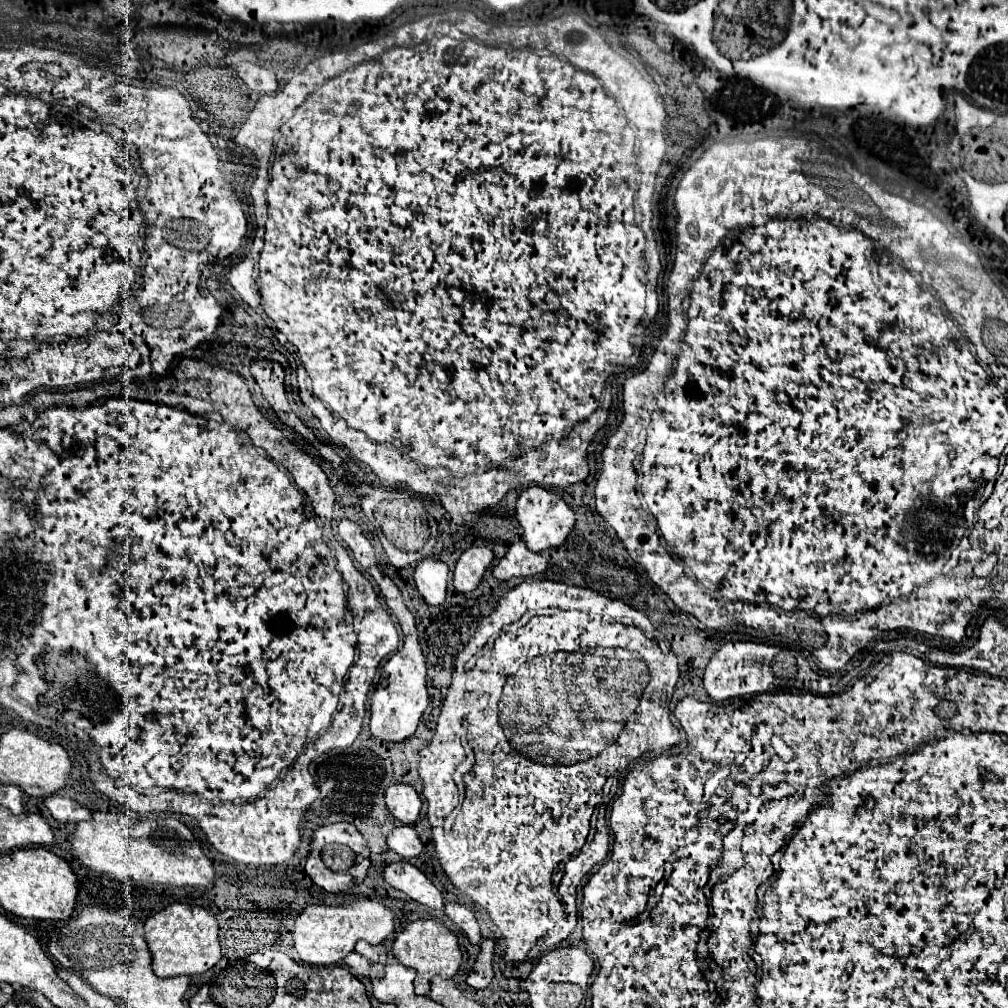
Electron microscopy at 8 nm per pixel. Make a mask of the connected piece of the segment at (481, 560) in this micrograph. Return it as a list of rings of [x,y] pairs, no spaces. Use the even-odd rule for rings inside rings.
[[[473,546],[465,550],[455,564],[455,572],[453,572],[455,590],[457,592],[475,590],[485,570],[491,566],[491,562],[493,562],[493,552],[487,546]]]

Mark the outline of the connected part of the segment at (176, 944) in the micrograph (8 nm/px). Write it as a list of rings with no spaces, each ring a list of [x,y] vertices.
[[[171,904],[157,912],[155,916],[147,918],[145,922],[145,942],[149,944],[151,952],[151,968],[157,976],[169,978],[169,976],[195,976],[203,974],[209,968],[213,968],[221,960],[221,948],[217,940],[217,920],[201,906],[189,906],[189,904]]]

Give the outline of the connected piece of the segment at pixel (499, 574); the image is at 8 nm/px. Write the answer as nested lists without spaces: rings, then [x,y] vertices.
[[[521,540],[513,542],[507,550],[507,554],[491,568],[491,574],[497,580],[509,580],[509,578],[531,578],[535,574],[545,572],[547,560],[541,554],[531,552],[525,548]]]

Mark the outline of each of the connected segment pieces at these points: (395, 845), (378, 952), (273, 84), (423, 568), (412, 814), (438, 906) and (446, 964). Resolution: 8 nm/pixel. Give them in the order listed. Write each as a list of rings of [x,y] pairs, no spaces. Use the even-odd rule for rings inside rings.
[[[411,826],[393,828],[387,836],[387,846],[401,858],[415,858],[423,852],[423,842]]]
[[[359,940],[359,942],[355,944],[355,952],[359,952],[361,956],[365,956],[369,962],[383,962],[383,964],[385,964],[385,960],[387,960],[387,950],[385,950],[383,944],[373,946],[373,944],[369,944],[369,942]]]
[[[251,62],[237,64],[237,76],[247,84],[249,90],[259,94],[273,94],[277,90],[277,78],[267,68],[261,68]]]
[[[425,558],[415,566],[413,578],[415,578],[417,590],[421,592],[427,604],[439,606],[445,602],[445,596],[447,596],[445,590],[449,580],[449,568],[445,562]]]
[[[391,784],[385,790],[385,806],[403,824],[413,824],[421,812],[421,798],[409,784]]]
[[[399,860],[393,864],[387,864],[383,870],[383,878],[387,884],[391,884],[395,890],[405,892],[411,900],[425,904],[427,908],[433,910],[443,910],[443,896],[441,892],[433,886],[433,882],[413,864]]]
[[[415,920],[405,926],[405,930],[395,938],[393,942],[393,954],[403,966],[415,968],[417,978],[415,978],[415,992],[417,994],[427,994],[429,992],[429,980],[433,976],[441,978],[453,978],[457,974],[457,968],[461,964],[461,950],[457,944],[457,936],[449,932],[443,924],[433,922],[433,920]]]

